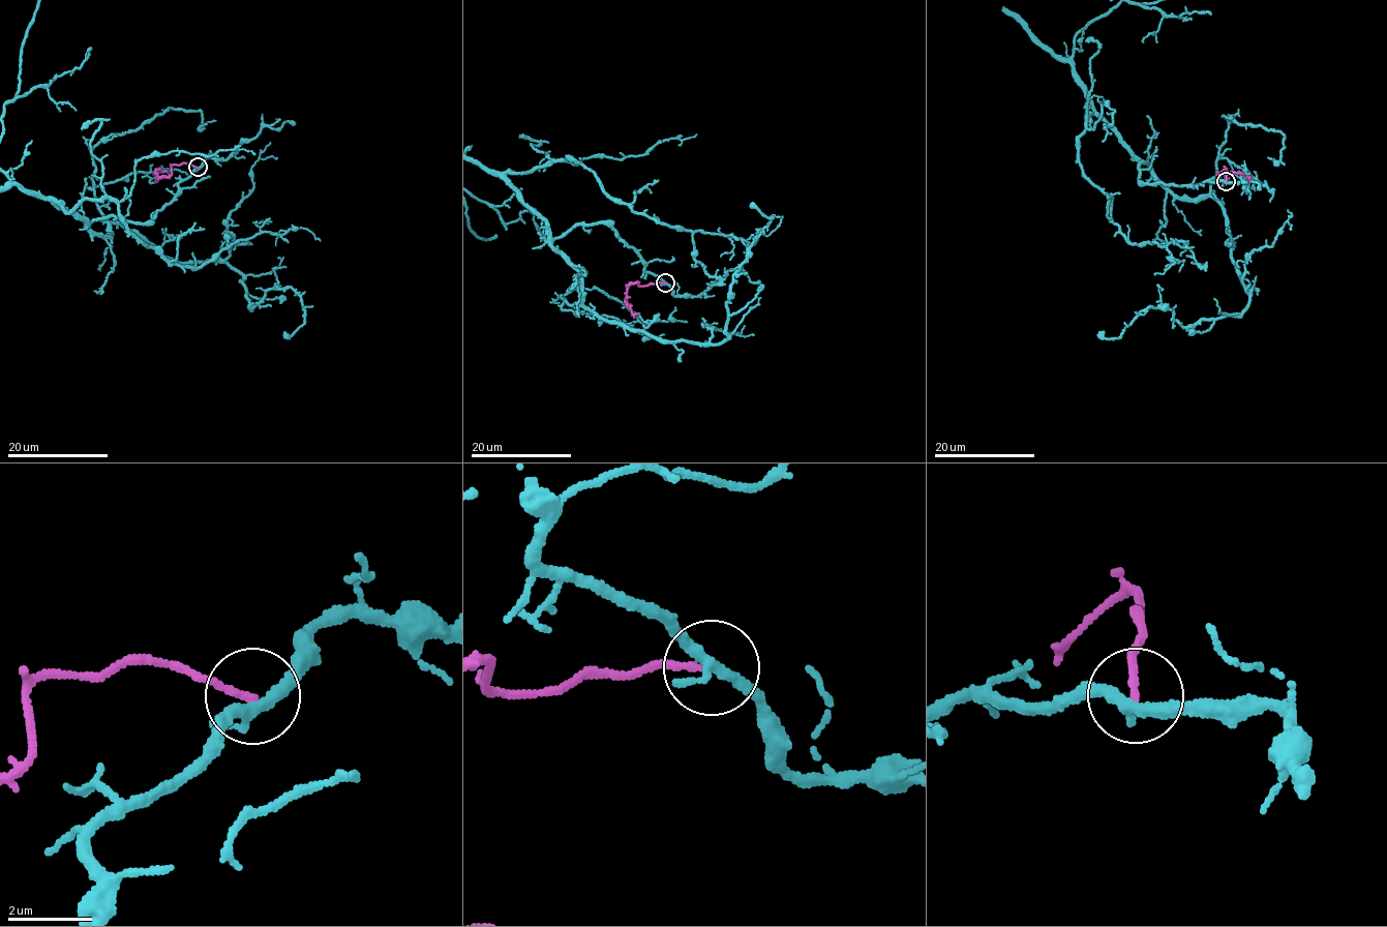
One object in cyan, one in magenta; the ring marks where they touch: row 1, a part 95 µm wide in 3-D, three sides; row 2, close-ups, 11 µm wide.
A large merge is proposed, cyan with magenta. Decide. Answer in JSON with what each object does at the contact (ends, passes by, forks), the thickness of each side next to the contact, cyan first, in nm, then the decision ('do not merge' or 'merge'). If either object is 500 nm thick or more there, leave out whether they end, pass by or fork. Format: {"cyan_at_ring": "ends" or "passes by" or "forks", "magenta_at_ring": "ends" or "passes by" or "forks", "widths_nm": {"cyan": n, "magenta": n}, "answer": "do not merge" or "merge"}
{"cyan_at_ring": "forks", "magenta_at_ring": "ends", "widths_nm": {"cyan": 240, "magenta": 170}, "answer": "do not merge"}

